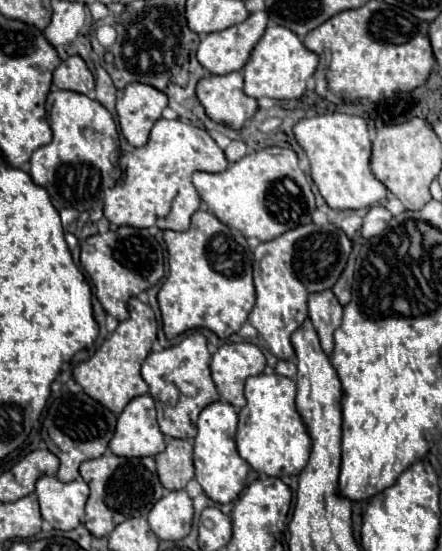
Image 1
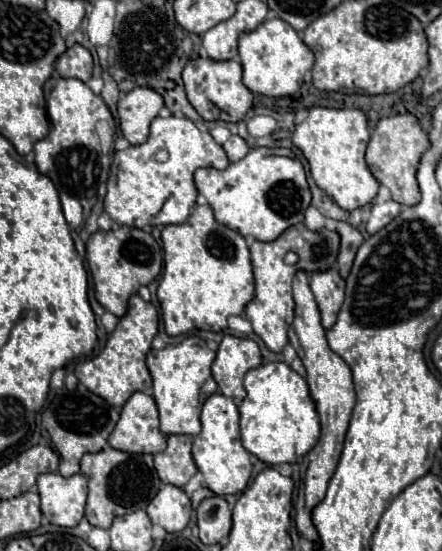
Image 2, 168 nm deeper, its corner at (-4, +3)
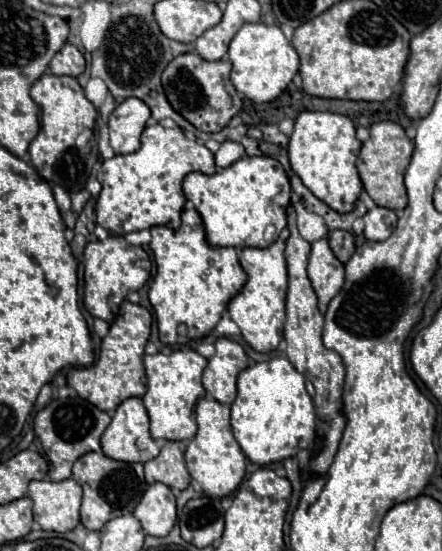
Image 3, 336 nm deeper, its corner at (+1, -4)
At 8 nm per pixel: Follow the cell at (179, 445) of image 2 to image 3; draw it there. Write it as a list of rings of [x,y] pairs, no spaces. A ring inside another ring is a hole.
[[[164,442],[160,454],[144,464],[144,476],[148,484],[162,482],[170,488],[186,490],[190,486],[190,474],[184,464],[186,442]]]

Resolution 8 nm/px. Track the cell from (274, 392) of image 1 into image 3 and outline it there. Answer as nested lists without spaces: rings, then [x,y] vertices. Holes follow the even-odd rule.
[[[288,358],[256,362],[238,374],[238,396],[232,404],[232,430],[254,464],[280,462],[310,448],[316,436],[316,410],[304,386],[304,376]]]

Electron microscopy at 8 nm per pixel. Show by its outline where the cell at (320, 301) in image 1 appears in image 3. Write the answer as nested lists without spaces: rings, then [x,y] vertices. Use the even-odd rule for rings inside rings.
[[[320,238],[312,244],[308,276],[318,294],[318,308],[320,312],[324,312],[328,308],[330,298],[338,294],[344,282],[344,264],[338,262],[338,258],[334,256],[328,238]]]

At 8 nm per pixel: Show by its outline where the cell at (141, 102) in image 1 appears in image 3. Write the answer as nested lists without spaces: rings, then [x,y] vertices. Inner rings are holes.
[[[126,98],[114,108],[108,118],[108,128],[110,146],[116,154],[130,154],[140,148],[140,134],[148,118],[150,108],[138,98]]]

